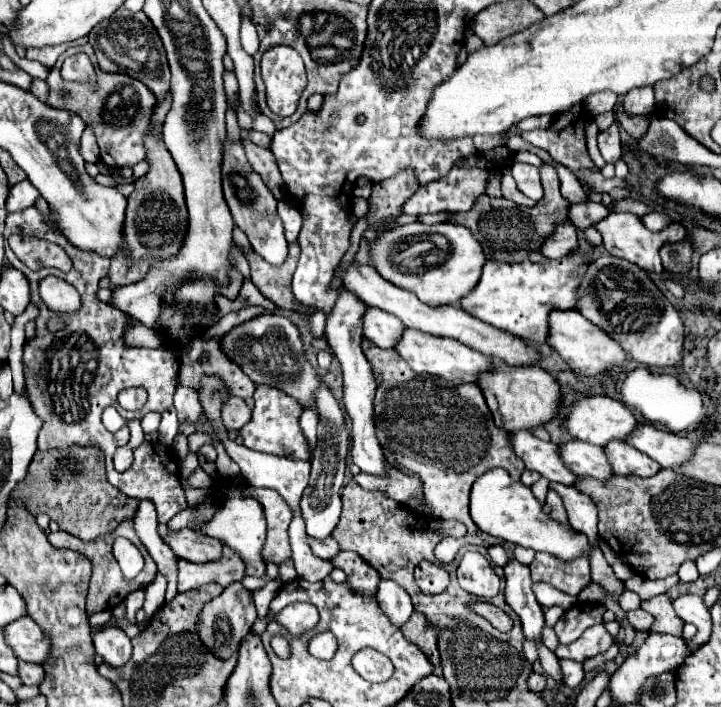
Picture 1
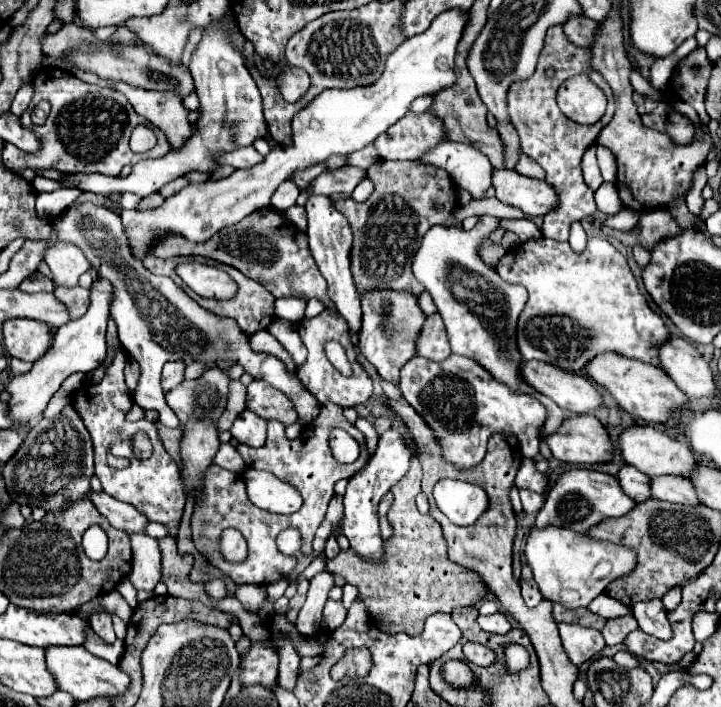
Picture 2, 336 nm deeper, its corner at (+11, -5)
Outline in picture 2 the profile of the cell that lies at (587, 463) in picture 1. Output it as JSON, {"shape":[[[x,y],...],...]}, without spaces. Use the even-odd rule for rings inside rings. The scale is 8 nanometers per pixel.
{"shape":[[[623,465],[619,469],[617,481],[619,481],[623,493],[635,501],[645,501],[651,497],[649,495],[649,477],[631,465]]]}

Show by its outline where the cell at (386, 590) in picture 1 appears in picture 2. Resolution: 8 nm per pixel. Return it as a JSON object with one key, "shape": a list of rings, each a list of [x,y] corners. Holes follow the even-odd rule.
{"shape":[[[393,429],[385,431],[379,437],[379,445],[375,455],[367,461],[367,465],[357,471],[349,479],[343,503],[345,503],[345,517],[343,517],[343,535],[349,539],[351,549],[367,563],[381,565],[383,563],[383,539],[379,535],[379,519],[377,519],[377,503],[379,499],[405,475],[409,469],[409,461],[413,457],[411,447],[407,445],[405,437]]]}

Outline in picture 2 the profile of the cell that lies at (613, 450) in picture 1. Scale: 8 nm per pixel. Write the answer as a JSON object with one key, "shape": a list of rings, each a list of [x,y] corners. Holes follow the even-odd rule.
{"shape":[[[679,475],[651,477],[649,487],[651,487],[651,497],[655,497],[655,499],[665,499],[665,501],[679,503],[679,505],[699,503],[689,479],[683,479]]]}

